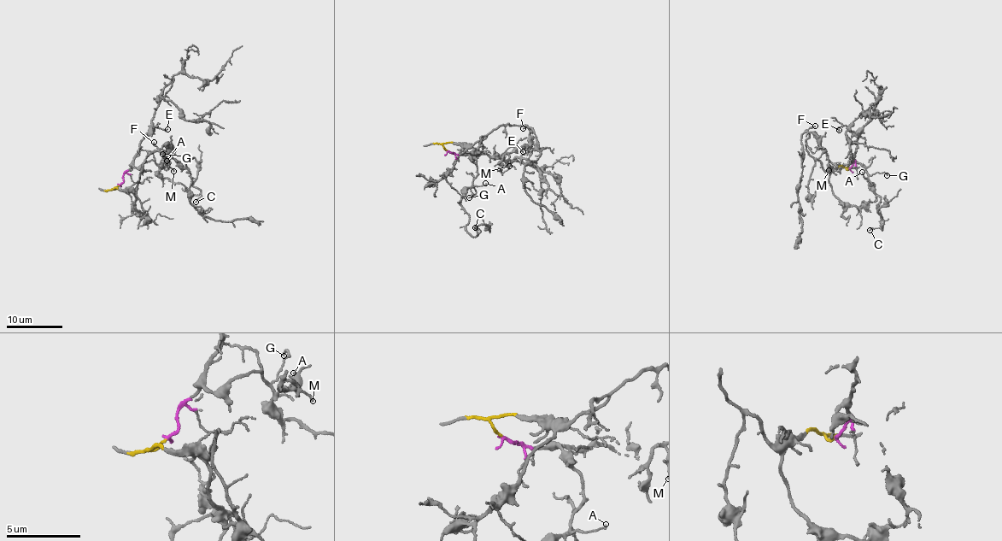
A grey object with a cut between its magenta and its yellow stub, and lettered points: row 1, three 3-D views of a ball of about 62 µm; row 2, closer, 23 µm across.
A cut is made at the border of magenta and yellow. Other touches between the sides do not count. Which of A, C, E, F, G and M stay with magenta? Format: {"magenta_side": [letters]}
{"magenta_side": ["A", "C", "E", "G"]}

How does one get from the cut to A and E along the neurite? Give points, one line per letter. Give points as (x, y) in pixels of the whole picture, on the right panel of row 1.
A: (849, 169), (854, 160), (852, 156), (850, 159), (858, 161), (866, 178), (862, 172)
E: (849, 169), (854, 160), (858, 136), (845, 125), (838, 126), (839, 131)

